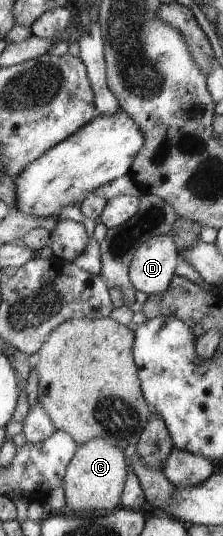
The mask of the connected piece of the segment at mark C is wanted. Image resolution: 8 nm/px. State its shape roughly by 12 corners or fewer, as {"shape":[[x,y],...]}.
{"shape":[[96,438],[65,472],[68,510],[120,507],[125,452]]}

